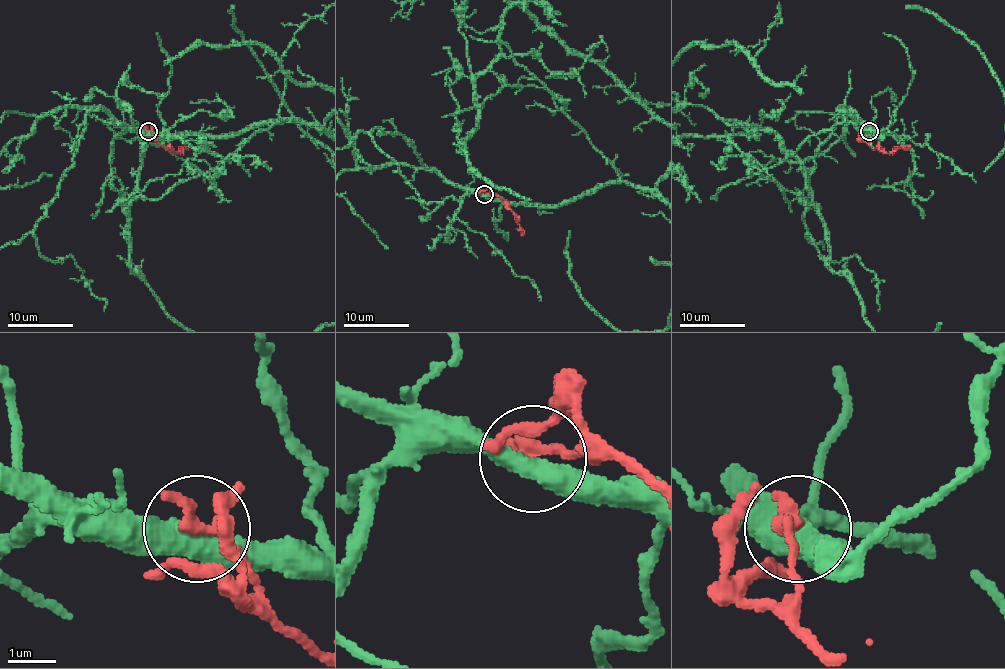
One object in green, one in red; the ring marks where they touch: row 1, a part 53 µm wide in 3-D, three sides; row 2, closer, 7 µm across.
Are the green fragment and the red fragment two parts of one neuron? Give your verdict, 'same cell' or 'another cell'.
another cell

